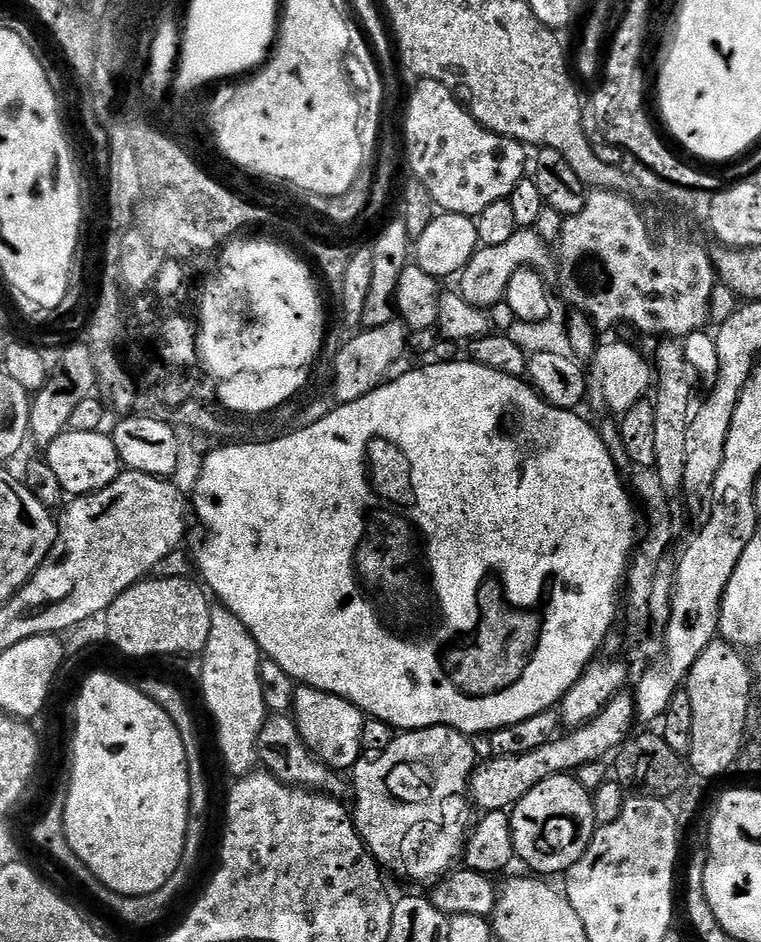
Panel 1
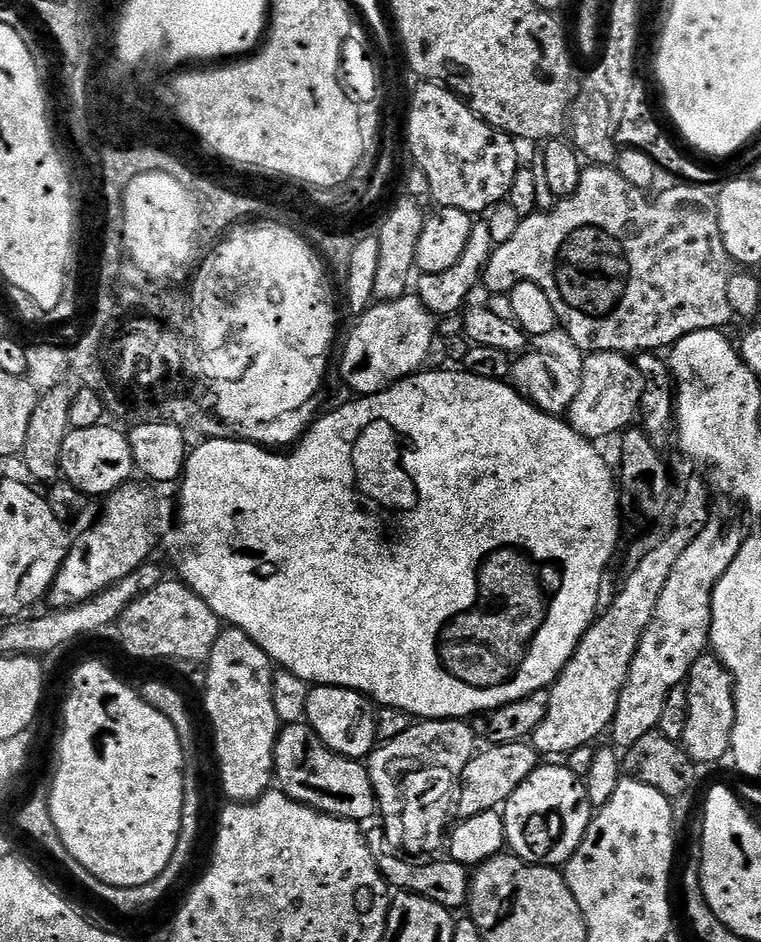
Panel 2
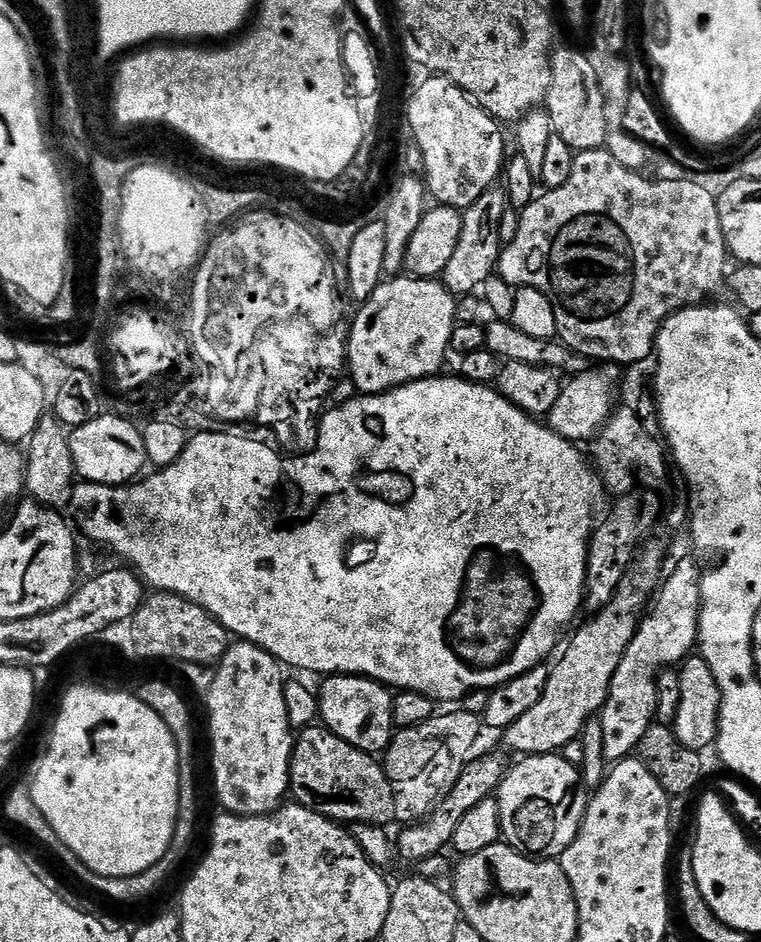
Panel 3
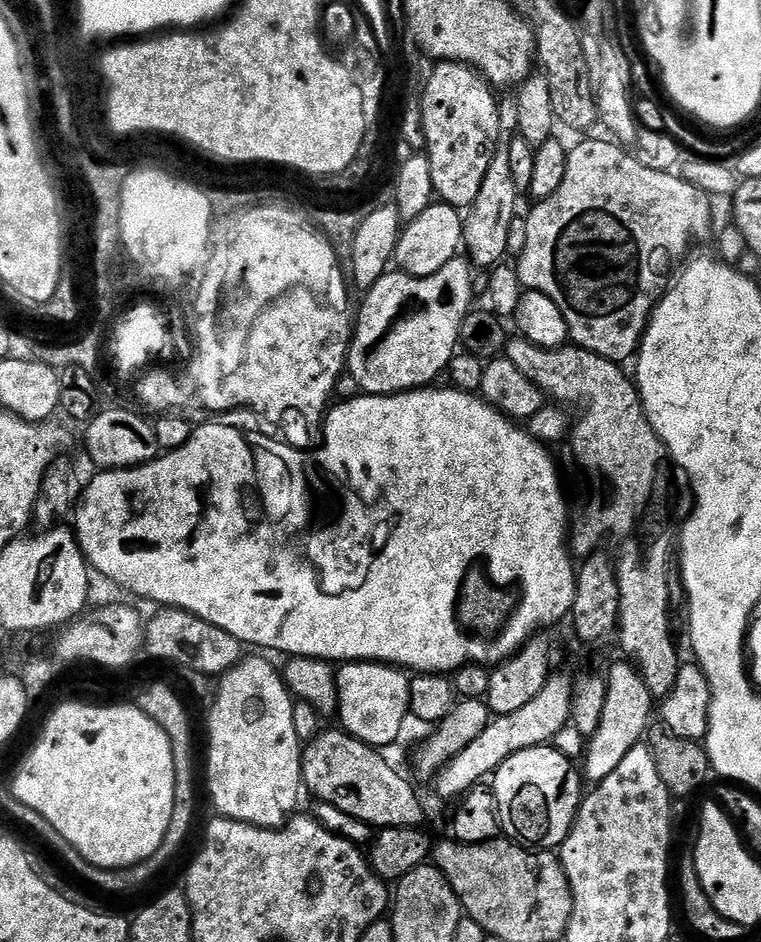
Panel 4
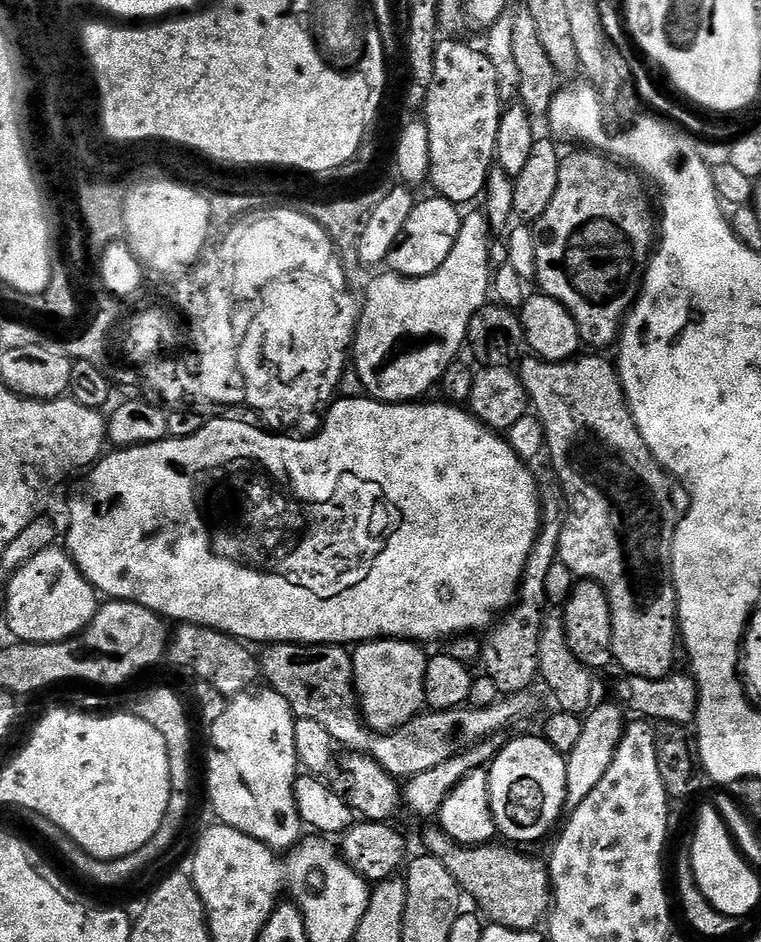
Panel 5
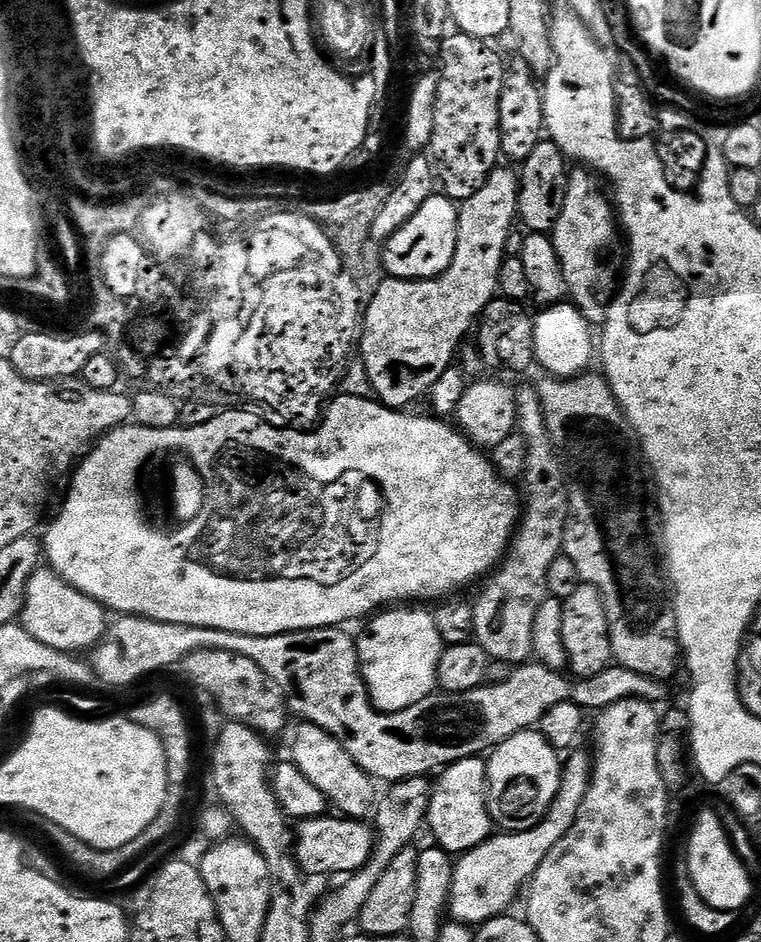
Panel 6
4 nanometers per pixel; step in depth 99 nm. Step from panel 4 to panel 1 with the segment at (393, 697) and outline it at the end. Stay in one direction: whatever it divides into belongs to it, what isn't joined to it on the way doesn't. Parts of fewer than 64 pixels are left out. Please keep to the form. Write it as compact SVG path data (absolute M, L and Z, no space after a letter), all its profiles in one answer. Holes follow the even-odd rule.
M300 686L296 690L291 715L296 721L298 734L302 734L302 742L306 742L308 749L328 768L351 770L361 763L362 726L366 717L358 706L341 696Z

